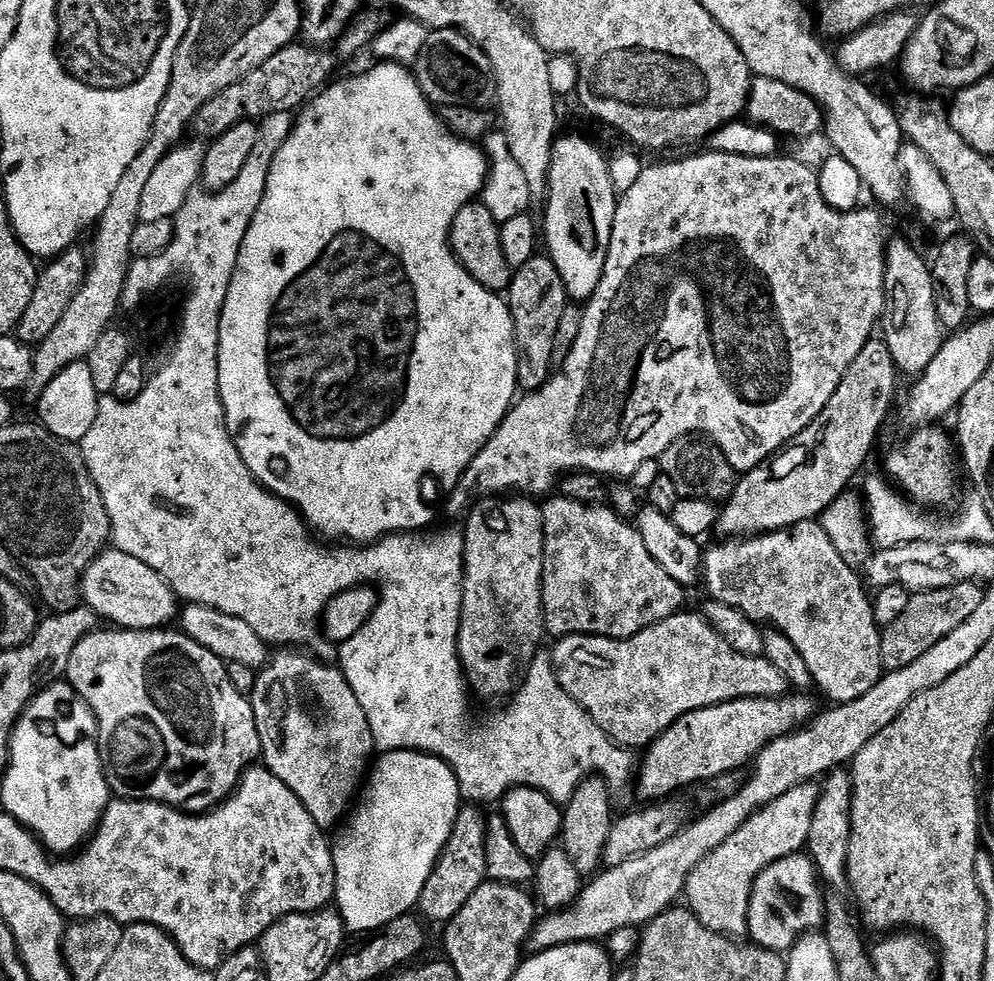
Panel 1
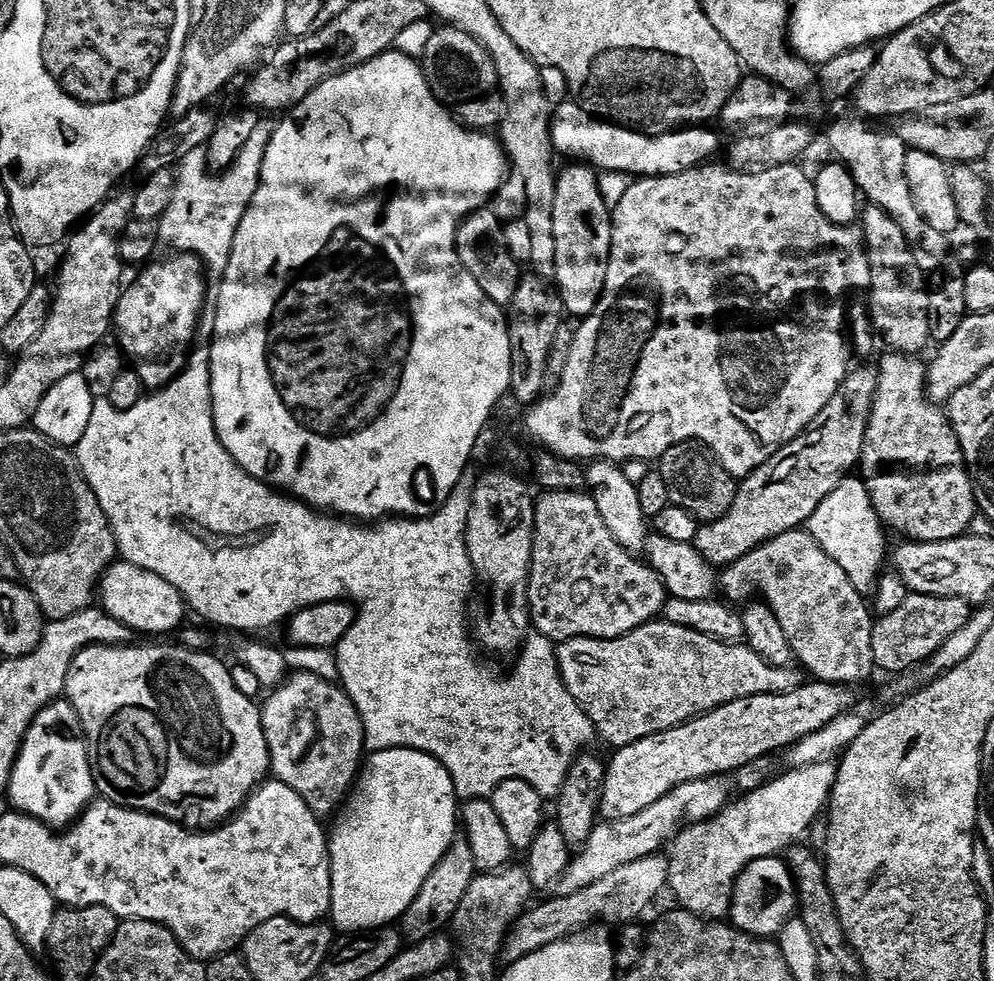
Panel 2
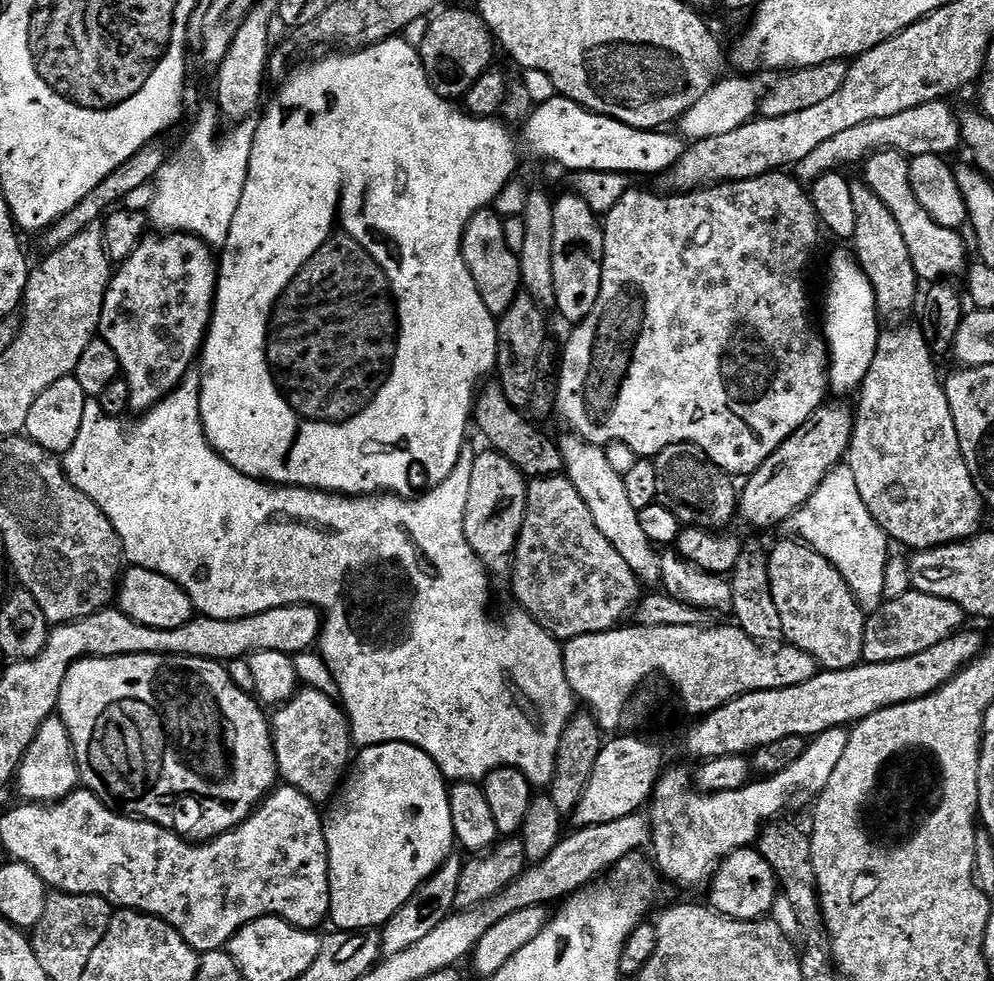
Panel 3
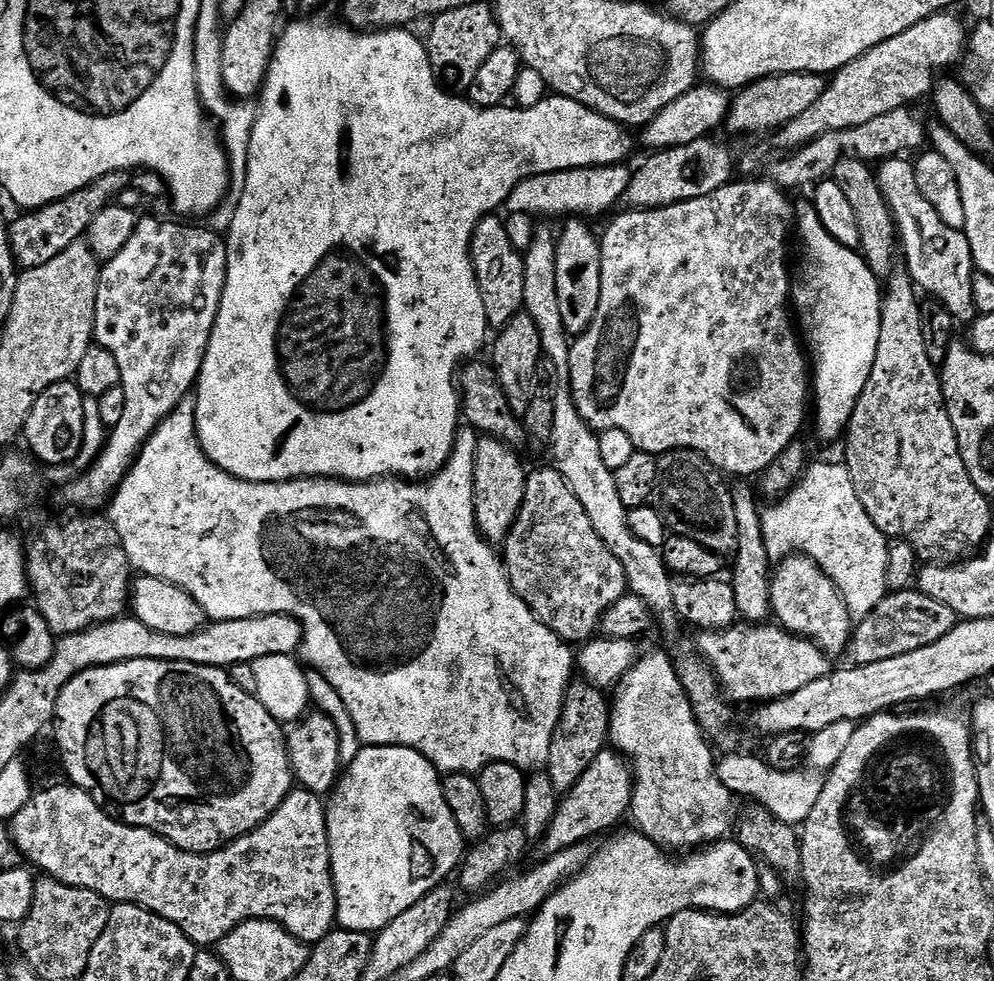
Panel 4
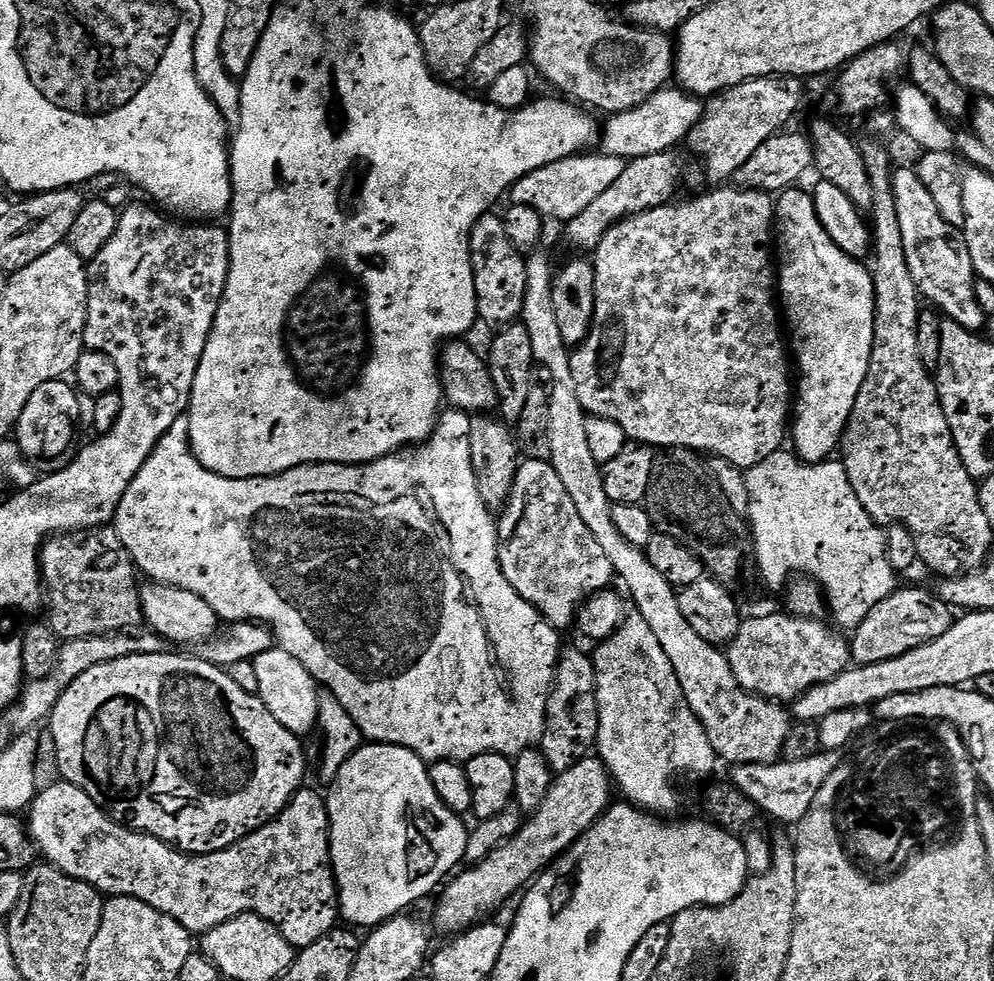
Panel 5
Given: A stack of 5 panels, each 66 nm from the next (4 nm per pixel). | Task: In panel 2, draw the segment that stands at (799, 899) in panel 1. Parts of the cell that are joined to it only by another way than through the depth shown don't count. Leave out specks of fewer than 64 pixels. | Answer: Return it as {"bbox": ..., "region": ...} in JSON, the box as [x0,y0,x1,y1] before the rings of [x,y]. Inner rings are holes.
{"bbox":[730,856,797,938],"region":[[[767,856],[750,862],[750,866],[746,866],[743,874],[736,879],[730,920],[740,931],[761,938],[776,938],[797,912],[796,879],[780,856]]]}

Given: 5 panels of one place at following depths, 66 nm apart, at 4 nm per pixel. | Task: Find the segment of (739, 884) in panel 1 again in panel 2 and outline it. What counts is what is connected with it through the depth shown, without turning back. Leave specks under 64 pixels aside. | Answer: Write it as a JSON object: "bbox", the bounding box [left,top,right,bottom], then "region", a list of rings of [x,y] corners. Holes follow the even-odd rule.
{"bbox":[668,770,836,922],"region":[[[829,770],[829,772],[824,772],[821,776],[808,776],[812,774],[800,774],[797,780],[791,780],[788,776],[779,775],[777,778],[773,779],[766,786],[762,786],[758,790],[753,792],[743,793],[739,798],[733,799],[729,803],[728,807],[717,813],[716,816],[704,821],[703,824],[694,824],[685,827],[683,830],[676,833],[674,839],[671,841],[670,849],[677,856],[677,860],[674,859],[668,865],[668,888],[670,892],[676,895],[676,900],[681,909],[685,912],[693,912],[696,916],[703,916],[705,920],[709,922],[720,922],[725,919],[731,913],[732,910],[732,891],[736,889],[736,879],[738,879],[741,874],[746,870],[746,866],[750,866],[750,862],[754,862],[758,858],[766,858],[767,856],[780,856],[785,850],[792,847],[793,844],[797,843],[804,835],[808,832],[808,827],[815,822],[816,819],[821,819],[822,813],[827,809],[829,800],[832,799],[832,787],[836,781],[835,771]]]}

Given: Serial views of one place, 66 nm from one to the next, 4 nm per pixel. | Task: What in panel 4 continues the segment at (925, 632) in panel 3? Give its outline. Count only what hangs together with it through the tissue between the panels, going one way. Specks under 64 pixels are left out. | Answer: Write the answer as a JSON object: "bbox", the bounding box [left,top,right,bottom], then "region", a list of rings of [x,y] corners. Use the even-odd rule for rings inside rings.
{"bbox":[850,590,958,664],"region":[[[919,590],[894,592],[885,595],[884,601],[865,620],[855,625],[850,656],[856,664],[882,662],[886,658],[901,656],[938,642],[938,638],[947,634],[957,622],[958,618],[949,608],[942,606],[942,602],[934,602],[934,598]]]}

